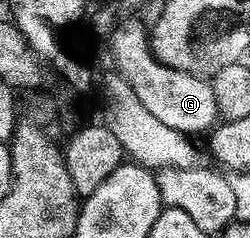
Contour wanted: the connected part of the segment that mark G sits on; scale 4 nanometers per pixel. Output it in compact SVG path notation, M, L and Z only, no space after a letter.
M128 19L123 23L124 20L110 35L110 40L112 39L112 59L116 62L114 67L129 83L131 89L134 89L135 96L138 97L139 101L142 101L142 105L146 107L147 112L151 116L158 117L159 121L172 129L183 131L187 136L196 137L199 131L204 131L203 133L211 132L212 128L217 126L219 116L211 82L206 79L199 79L197 75L191 75L189 71L174 69L157 59L152 52L149 28L147 26L143 27L136 19Z

